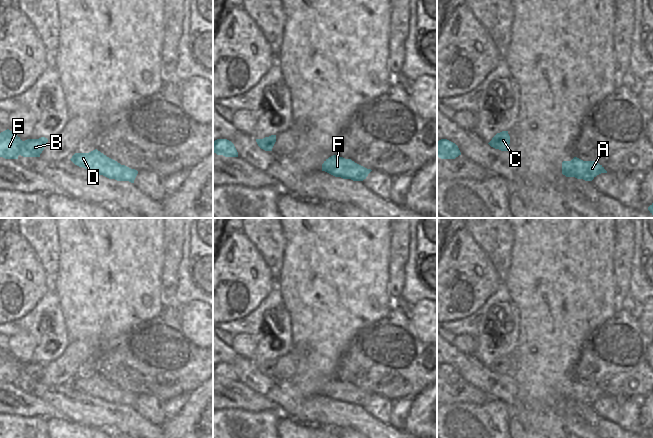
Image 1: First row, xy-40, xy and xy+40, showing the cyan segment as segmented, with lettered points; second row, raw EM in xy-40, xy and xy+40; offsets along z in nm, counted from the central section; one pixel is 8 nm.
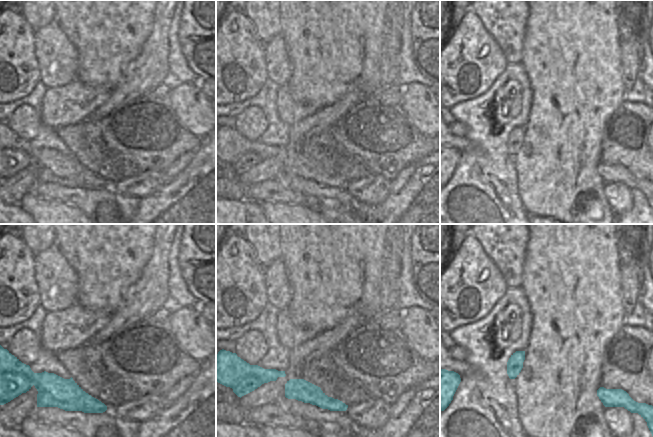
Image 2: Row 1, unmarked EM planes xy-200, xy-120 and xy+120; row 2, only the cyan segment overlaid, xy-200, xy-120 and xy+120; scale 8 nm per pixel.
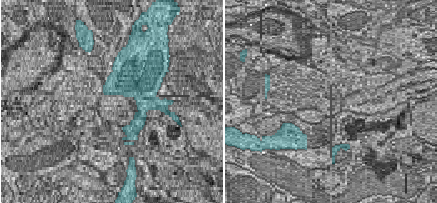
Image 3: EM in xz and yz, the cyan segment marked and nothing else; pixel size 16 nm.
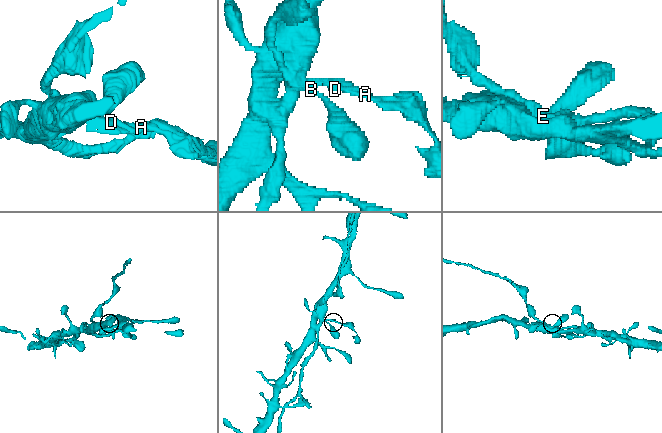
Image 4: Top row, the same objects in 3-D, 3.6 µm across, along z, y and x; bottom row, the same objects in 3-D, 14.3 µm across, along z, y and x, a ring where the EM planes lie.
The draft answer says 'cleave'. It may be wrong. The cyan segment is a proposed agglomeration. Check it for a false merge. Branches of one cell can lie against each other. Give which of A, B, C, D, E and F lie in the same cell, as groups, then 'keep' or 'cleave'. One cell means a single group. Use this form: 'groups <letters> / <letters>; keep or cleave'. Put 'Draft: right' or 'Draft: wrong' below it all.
groups A B C D E F; keep
Draft: wrong

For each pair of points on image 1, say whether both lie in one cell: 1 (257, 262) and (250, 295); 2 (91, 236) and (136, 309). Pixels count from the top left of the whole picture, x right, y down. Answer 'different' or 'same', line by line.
1: same
2: same

